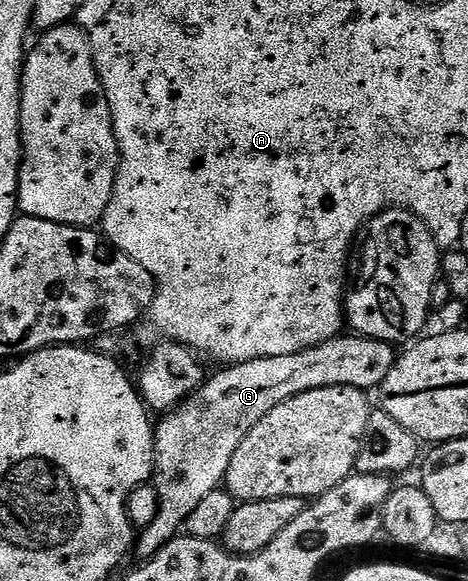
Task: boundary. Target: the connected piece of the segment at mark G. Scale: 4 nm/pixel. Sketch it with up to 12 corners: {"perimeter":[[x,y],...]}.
{"perimeter":[[340,336],[224,365],[154,427],[146,560],[241,440],[317,388],[378,389],[396,349]]}

